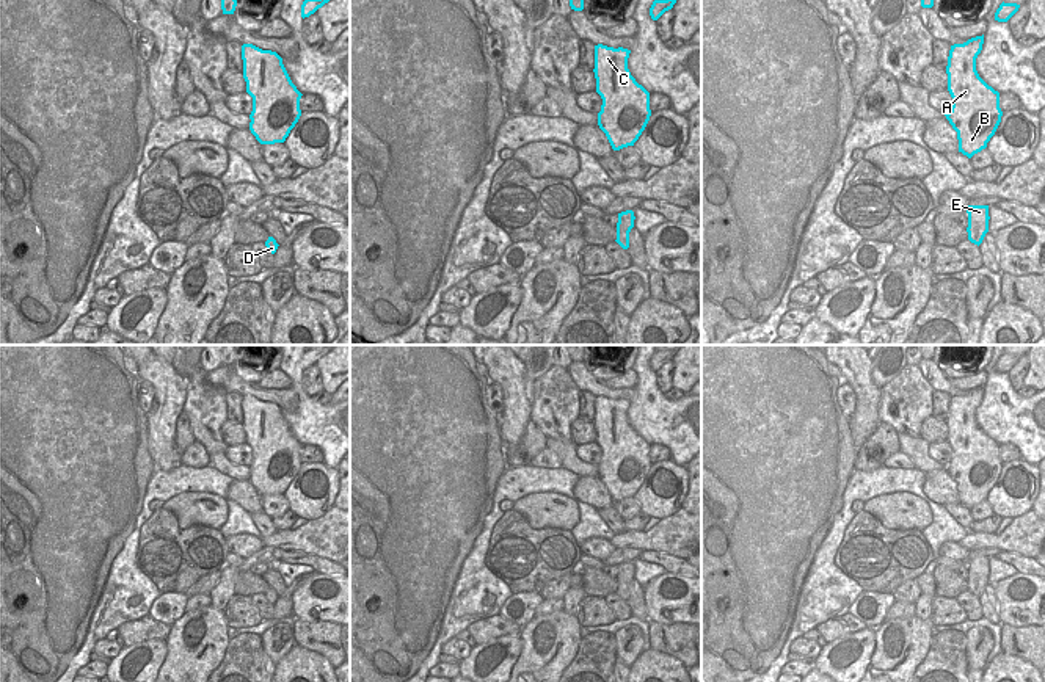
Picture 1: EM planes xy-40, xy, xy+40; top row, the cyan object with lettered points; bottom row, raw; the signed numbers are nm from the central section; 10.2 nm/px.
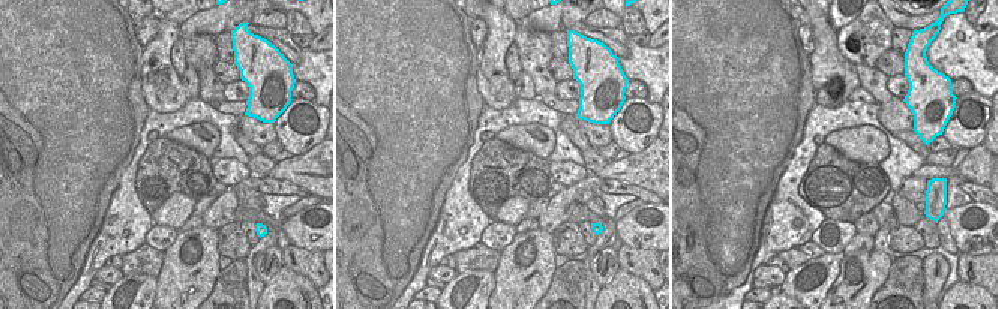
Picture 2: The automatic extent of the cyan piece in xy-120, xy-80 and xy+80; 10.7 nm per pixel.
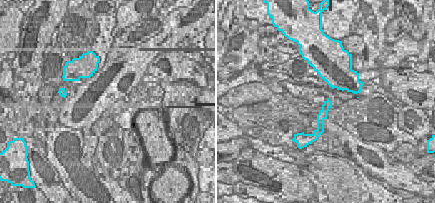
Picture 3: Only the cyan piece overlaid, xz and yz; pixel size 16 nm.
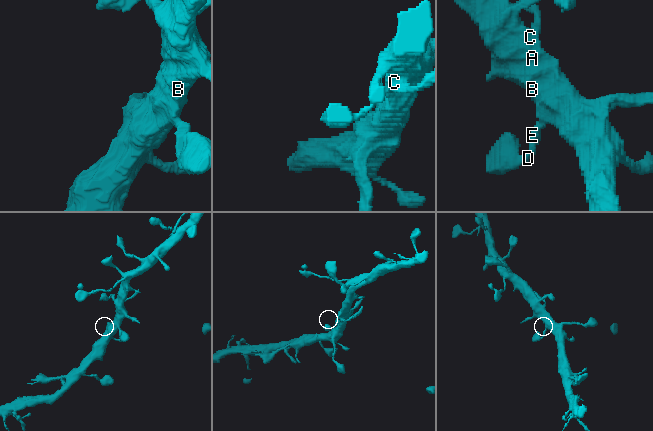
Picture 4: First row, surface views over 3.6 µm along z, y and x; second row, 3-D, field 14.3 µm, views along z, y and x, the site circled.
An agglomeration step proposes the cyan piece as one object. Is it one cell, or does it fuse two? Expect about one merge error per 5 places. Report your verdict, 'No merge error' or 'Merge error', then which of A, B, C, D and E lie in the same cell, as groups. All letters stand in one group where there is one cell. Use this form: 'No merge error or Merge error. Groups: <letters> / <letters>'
No merge error. Groups: A B C D E.

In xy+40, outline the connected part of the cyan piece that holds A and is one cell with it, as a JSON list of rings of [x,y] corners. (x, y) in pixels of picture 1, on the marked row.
[[[984,34],[951,45],[946,66],[952,107],[945,116],[957,132],[959,152],[968,158],[987,147],[1003,116],[999,93],[989,86],[976,71],[982,44]]]

